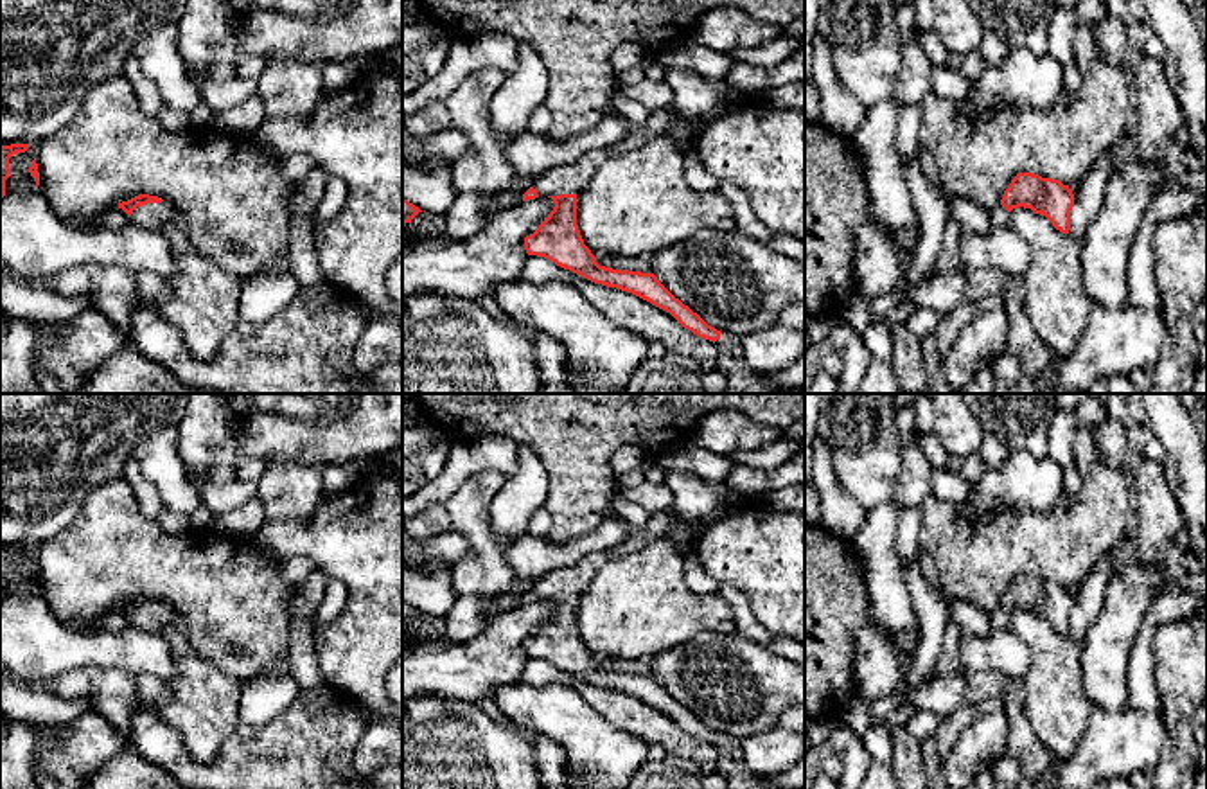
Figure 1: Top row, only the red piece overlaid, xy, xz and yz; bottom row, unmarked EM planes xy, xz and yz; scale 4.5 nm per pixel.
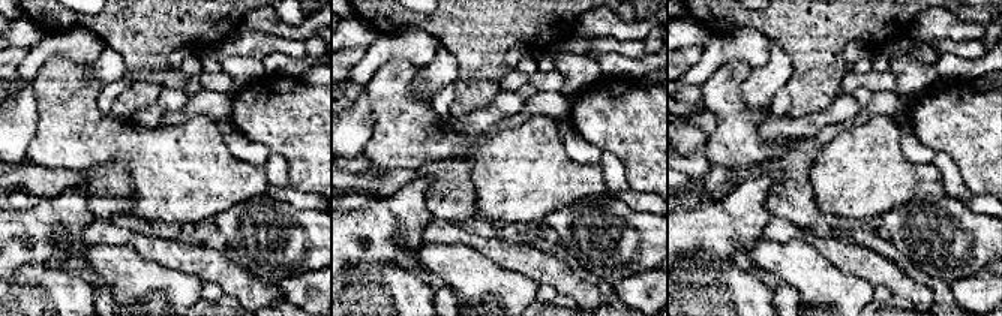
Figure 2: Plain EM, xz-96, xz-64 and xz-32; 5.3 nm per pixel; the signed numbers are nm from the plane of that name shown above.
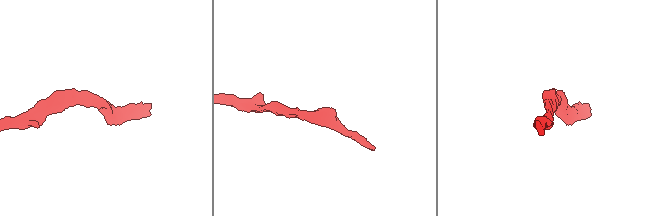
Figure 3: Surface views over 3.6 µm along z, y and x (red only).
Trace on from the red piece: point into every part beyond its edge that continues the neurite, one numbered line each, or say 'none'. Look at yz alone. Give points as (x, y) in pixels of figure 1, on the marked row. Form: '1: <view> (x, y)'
1: yz (999, 214)

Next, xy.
1: xy (153, 216)

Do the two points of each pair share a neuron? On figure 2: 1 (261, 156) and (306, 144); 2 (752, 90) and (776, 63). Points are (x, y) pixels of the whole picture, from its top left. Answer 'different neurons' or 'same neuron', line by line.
1: different neurons
2: same neuron

